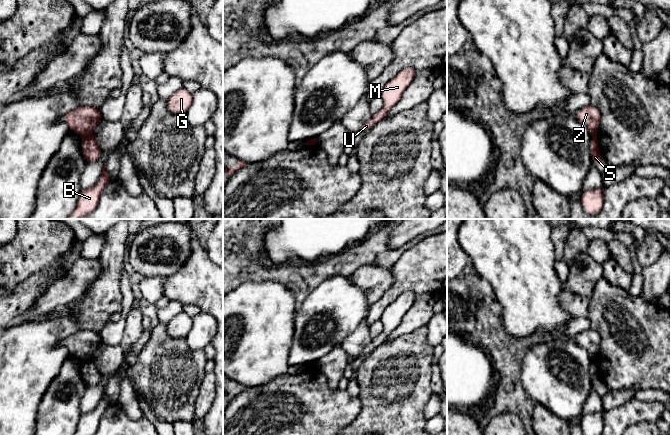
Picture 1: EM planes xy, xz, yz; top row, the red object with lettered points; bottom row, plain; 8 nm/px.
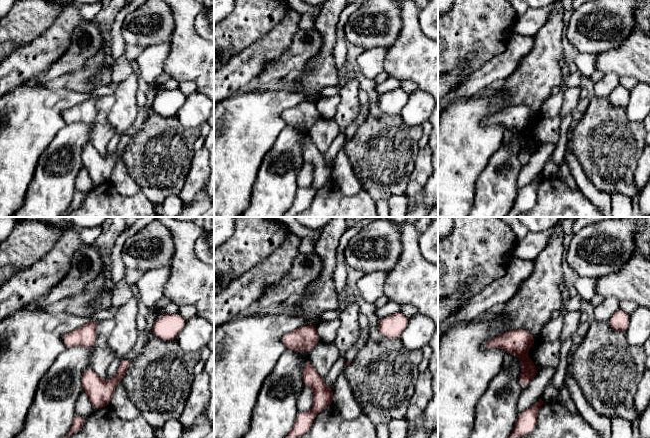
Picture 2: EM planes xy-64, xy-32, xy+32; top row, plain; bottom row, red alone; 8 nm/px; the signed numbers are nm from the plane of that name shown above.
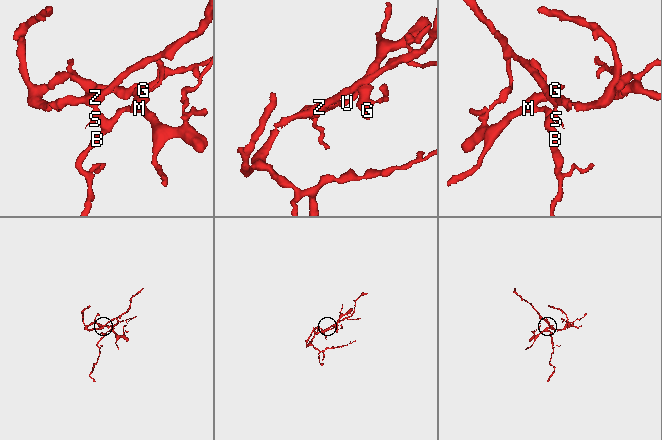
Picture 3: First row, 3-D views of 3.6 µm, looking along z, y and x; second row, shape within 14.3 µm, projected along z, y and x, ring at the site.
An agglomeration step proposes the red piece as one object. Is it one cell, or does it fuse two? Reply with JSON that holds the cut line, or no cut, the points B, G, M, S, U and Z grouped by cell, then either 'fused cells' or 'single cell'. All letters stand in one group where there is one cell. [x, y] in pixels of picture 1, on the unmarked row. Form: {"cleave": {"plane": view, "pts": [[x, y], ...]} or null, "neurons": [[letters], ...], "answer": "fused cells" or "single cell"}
{"cleave": {"plane": "xy", "pts": [[91, 358], [85, 360]]}, "neurons": [["B", "G", "M", "S", "U"], ["Z"]], "answer": "fused cells"}

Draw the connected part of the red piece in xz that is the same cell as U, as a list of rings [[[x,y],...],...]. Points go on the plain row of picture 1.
[[[408,290],[400,295],[392,304],[384,311],[380,322],[383,325],[382,333],[373,341],[365,346],[358,356],[372,352],[376,347],[387,341],[388,335],[397,328],[402,322],[407,311],[412,307],[415,301],[415,295]]]

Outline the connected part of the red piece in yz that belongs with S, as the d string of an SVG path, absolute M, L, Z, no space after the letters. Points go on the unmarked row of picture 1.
M592 360L589 374L590 374L591 383L595 389L598 389L600 392L603 392L603 393L608 391L606 384L602 382L600 379L597 360Z

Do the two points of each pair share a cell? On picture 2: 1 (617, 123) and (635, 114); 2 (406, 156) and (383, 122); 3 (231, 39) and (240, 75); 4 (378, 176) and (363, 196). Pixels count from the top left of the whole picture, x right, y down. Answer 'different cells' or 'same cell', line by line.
1: different cells
2: same cell
3: different cells
4: different cells

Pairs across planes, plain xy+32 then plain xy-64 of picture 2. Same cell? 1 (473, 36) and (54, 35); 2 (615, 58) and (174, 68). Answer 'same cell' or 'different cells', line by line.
1: different cells
2: same cell

